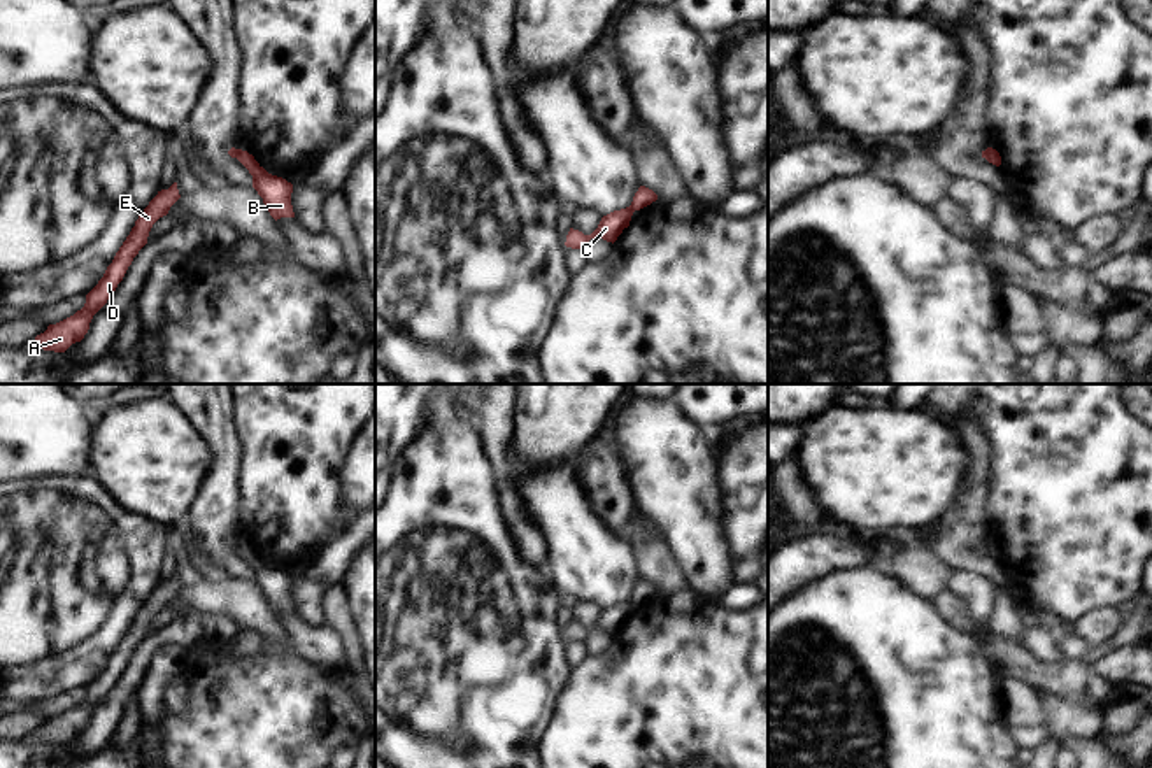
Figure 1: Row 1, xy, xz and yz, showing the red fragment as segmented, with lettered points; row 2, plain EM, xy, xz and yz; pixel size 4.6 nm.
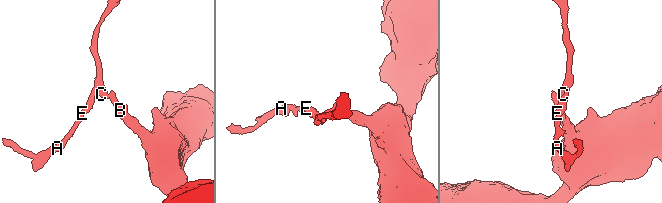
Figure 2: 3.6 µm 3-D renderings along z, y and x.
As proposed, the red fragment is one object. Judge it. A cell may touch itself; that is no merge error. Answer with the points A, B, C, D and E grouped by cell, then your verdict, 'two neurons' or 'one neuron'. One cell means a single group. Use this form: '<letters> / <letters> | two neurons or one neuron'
A C D E / B | two neurons

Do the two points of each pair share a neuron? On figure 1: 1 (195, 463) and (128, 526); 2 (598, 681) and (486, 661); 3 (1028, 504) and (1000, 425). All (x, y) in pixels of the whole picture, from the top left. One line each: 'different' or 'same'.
1: different
2: different
3: same

